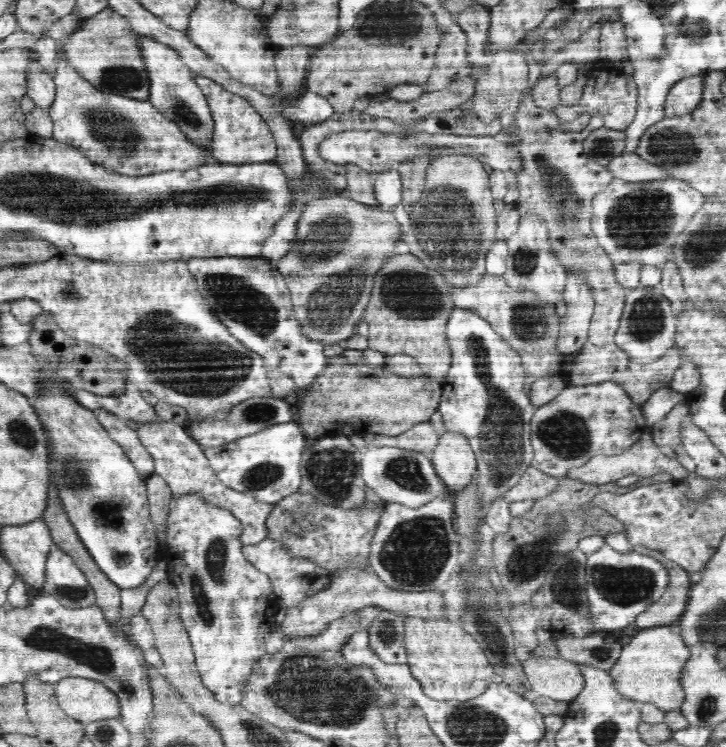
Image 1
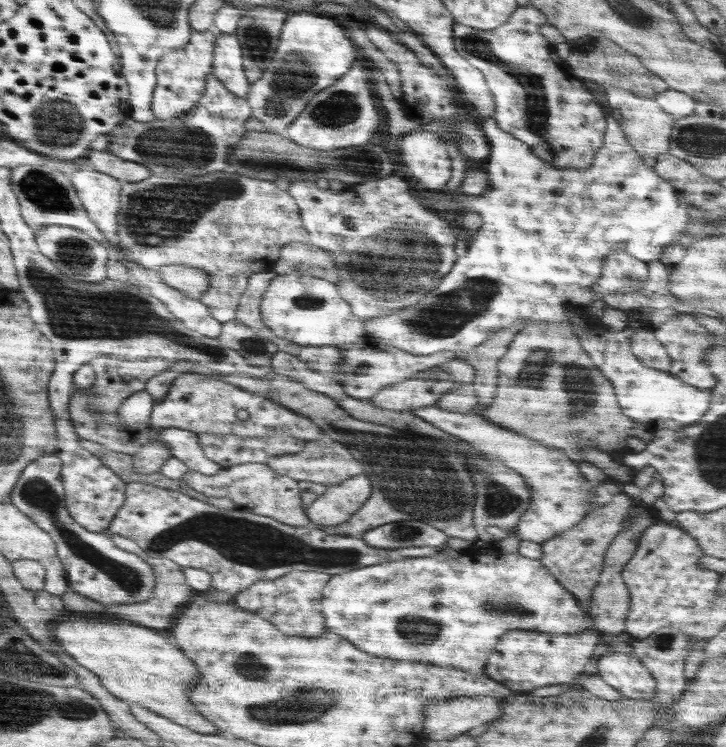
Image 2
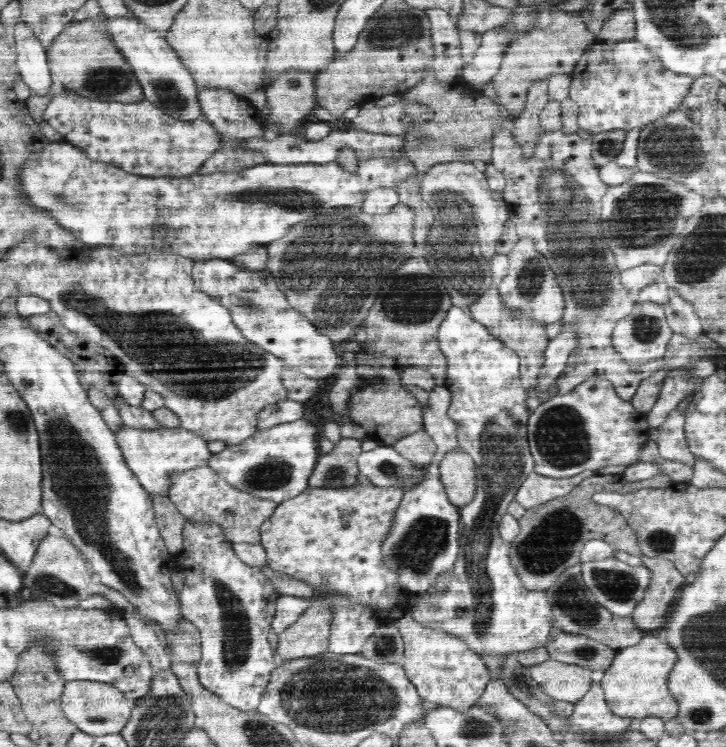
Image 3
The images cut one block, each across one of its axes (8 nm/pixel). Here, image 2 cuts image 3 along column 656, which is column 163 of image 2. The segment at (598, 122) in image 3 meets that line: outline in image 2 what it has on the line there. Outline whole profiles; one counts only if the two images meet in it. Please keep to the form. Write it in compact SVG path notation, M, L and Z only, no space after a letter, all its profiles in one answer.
M214 29L193 31L188 44L162 57L155 68L156 83L151 98L151 111L156 119L172 120L188 114L198 99L203 96L207 83L206 75L212 73L215 40Z

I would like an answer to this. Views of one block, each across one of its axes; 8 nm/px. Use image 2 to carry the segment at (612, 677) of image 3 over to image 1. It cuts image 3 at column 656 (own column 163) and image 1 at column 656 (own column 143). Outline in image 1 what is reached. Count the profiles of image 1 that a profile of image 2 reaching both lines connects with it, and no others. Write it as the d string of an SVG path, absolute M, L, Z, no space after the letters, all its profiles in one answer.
M670 626L646 628L624 643L618 660L608 674L614 679L620 695L639 703L652 703L666 712L680 708L684 702L680 672L684 670L688 658L688 646L678 632L672 632Z

